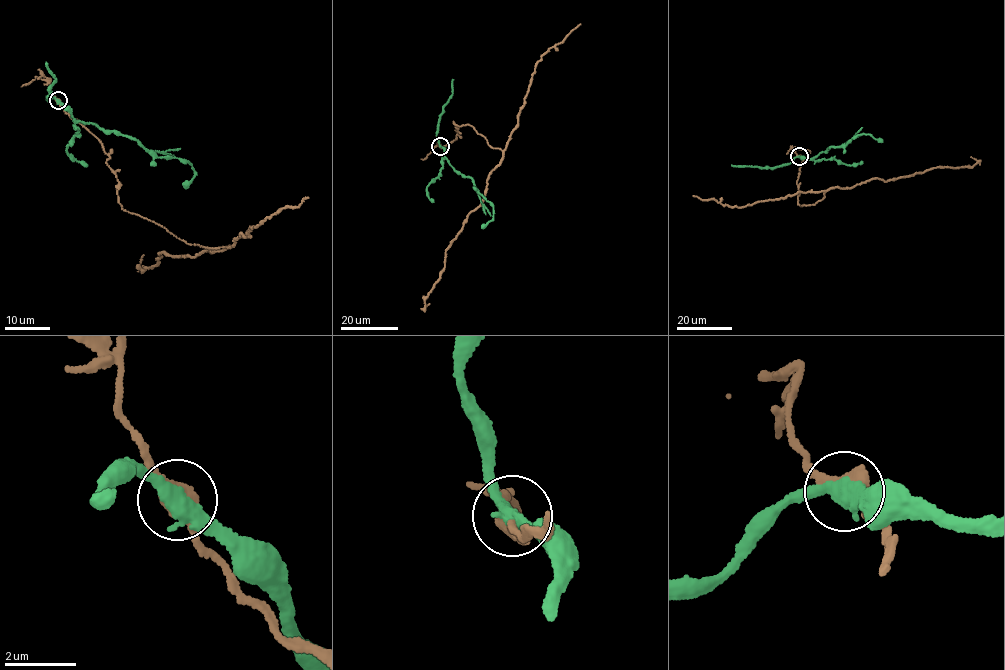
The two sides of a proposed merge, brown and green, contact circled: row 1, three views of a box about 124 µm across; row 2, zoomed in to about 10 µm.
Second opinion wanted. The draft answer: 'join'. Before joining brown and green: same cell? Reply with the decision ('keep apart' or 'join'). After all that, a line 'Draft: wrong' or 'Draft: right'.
keep apart
Draft: wrong

